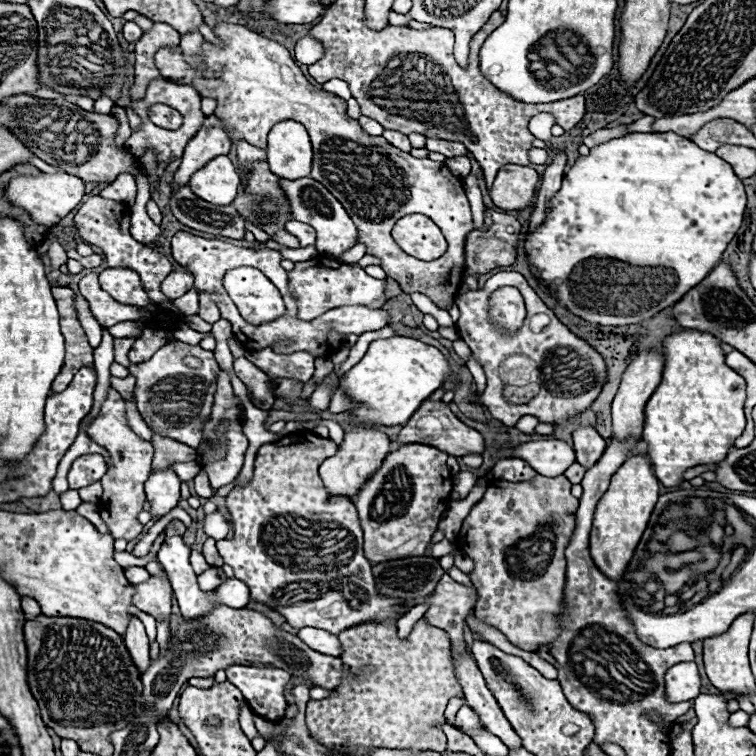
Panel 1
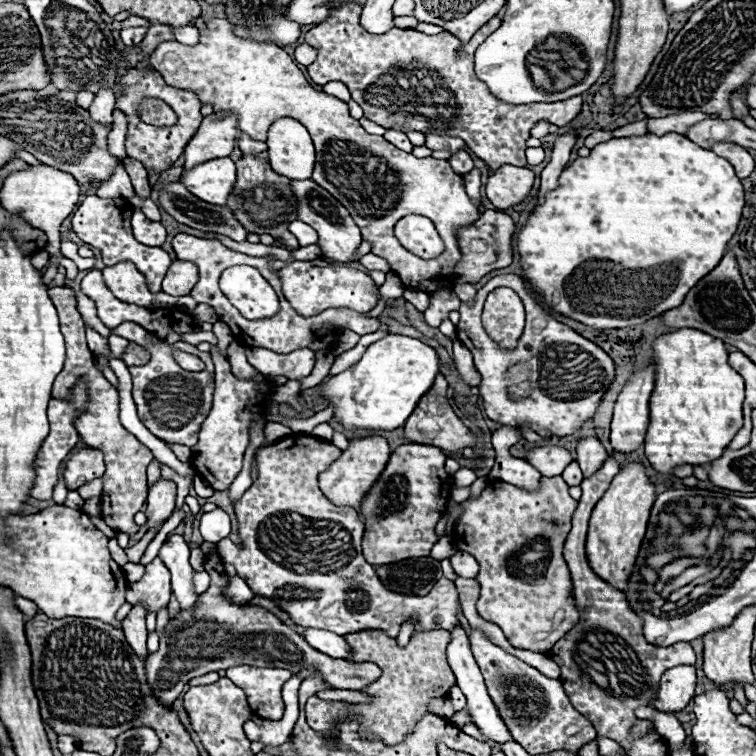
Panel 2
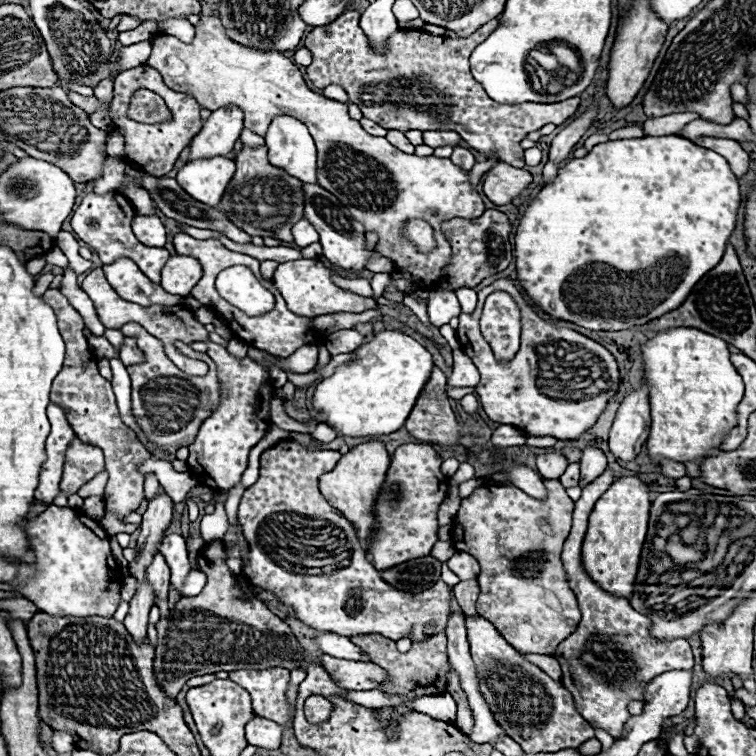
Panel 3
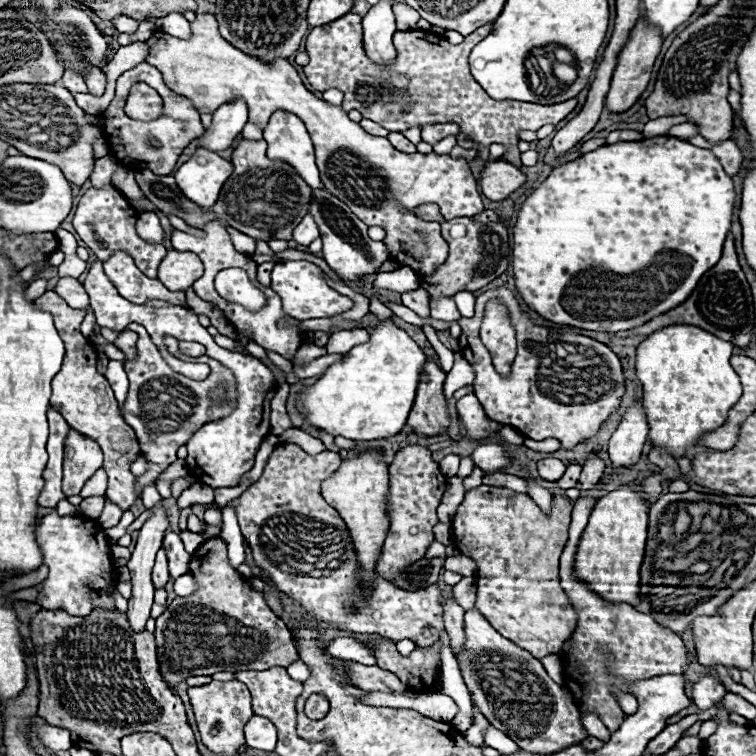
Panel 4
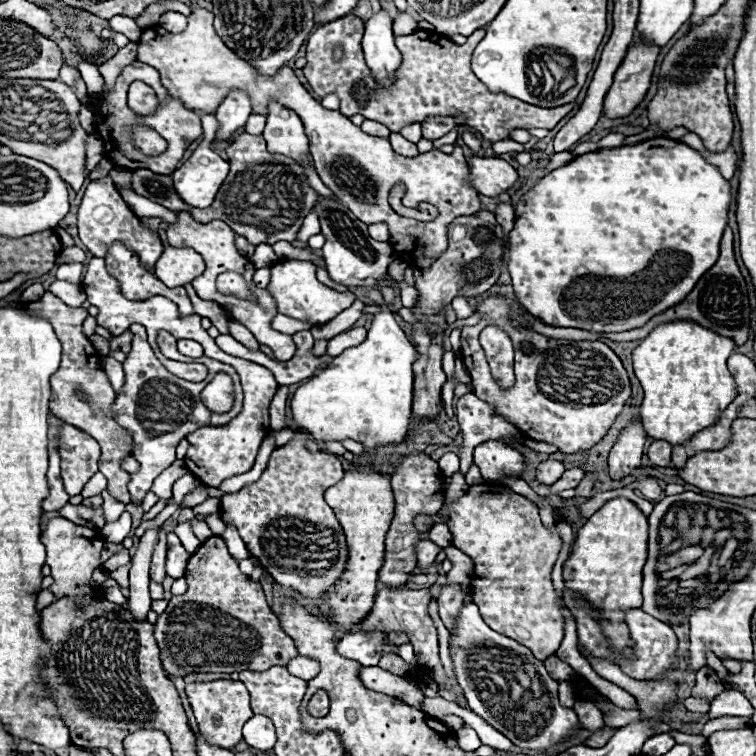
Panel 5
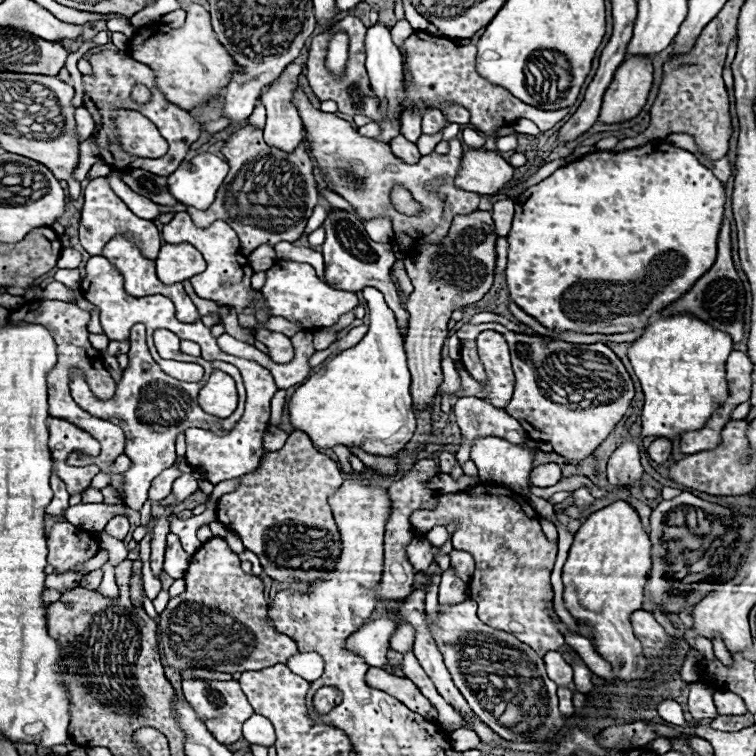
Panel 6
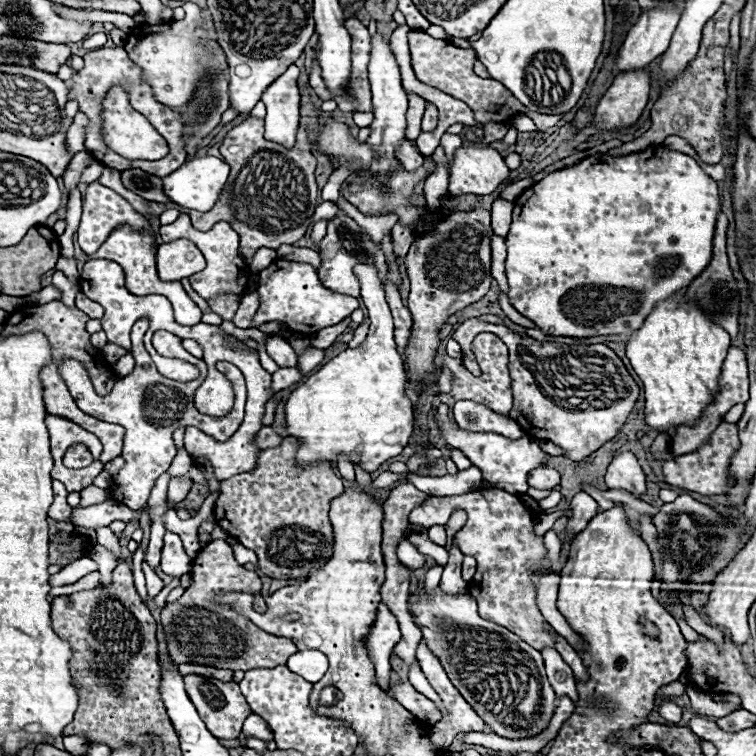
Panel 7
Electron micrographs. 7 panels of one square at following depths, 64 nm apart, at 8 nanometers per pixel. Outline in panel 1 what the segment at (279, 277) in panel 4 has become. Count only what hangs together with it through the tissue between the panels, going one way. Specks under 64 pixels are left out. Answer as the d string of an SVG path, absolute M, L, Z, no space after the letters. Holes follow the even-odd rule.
M317 255L306 262L296 262L294 270L288 272L290 276L290 290L298 298L298 318L300 320L314 320L324 312L340 306L356 306L364 304L370 308L382 308L386 304L386 280L378 280L368 276L362 268L348 266L329 257Z

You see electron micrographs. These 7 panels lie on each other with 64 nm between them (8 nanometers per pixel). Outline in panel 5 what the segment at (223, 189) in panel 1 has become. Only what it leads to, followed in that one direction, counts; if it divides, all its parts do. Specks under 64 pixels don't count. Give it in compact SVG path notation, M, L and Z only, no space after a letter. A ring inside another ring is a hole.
M206 114L201 117L201 123L204 138L202 142L200 142L200 146L198 146L198 148L194 150L194 154L192 154L178 170L174 170L174 174L172 174L174 188L178 190L180 198L182 198L184 202L188 202L190 206L194 206L194 208L208 208L208 206L212 206L218 188L222 186L222 182L226 180L226 176L228 176L228 172L230 172L230 164L210 150L210 141L213 141L216 130L219 128L218 121L214 115Z

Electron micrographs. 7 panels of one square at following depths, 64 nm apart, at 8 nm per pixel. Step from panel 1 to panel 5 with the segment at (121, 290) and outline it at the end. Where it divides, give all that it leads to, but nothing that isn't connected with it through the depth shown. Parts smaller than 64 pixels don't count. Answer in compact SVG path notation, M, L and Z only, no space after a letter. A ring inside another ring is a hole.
M120 242L112 244L106 254L106 270L120 282L120 290L130 300L146 300L152 296L164 296L176 302L180 315L194 314L193 306L186 296L185 288L168 288L144 266L140 266L138 256L122 246Z

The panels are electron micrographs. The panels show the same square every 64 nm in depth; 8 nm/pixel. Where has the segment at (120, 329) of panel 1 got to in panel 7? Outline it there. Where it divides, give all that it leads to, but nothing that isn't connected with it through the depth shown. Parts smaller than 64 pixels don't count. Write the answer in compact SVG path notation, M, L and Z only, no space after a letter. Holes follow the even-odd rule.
M142 318L142 320L138 320L134 324L130 354L134 356L136 366L134 366L134 370L128 376L116 380L116 386L114 386L112 394L108 394L108 396L100 398L95 393L92 382L88 378L88 372L80 366L80 362L76 362L76 360L64 360L60 364L62 378L64 378L64 382L66 382L72 398L76 400L76 404L78 404L78 408L82 412L86 412L86 414L90 414L94 418L106 420L106 422L116 422L116 424L120 424L120 426L126 428L124 450L122 450L122 456L124 456L126 464L114 476L112 498L118 500L120 504L132 508L132 510L140 510L140 508L146 506L150 490L152 490L156 478L170 468L170 464L172 464L172 460L176 456L176 448L174 448L174 440L172 440L172 434L174 434L176 428L180 428L180 426L198 426L206 434L214 436L216 440L230 438L234 434L234 430L242 424L244 404L246 404L246 386L244 386L242 372L234 364L230 364L230 362L218 362L218 370L226 375L226 378L232 382L233 390L236 390L234 408L232 408L232 412L228 416L222 418L200 414L196 410L196 406L194 406L194 392L202 384L202 380L206 376L206 364L204 364L204 360L192 358L186 352L186 360L192 362L192 364L196 364L200 368L200 376L196 380L192 380L192 382L176 382L176 380L170 380L166 376L162 376L156 370L150 354L144 348L144 332L146 330L148 330L148 320L146 318Z

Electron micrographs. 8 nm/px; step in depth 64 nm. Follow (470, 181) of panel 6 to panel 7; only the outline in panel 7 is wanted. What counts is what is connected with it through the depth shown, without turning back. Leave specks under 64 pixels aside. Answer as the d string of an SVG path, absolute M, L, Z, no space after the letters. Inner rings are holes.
M464 144L454 154L454 166L450 170L450 194L476 194L486 196L492 194L506 178L510 176L510 168L506 166L504 158L490 146L478 144Z

